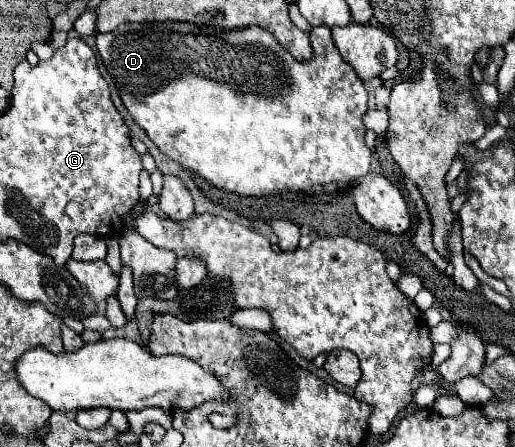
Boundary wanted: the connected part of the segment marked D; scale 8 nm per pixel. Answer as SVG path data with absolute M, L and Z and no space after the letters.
M166 21L166 23L122 23L110 33L96 35L96 49L104 61L106 71L114 79L118 93L128 109L128 113L134 117L134 121L146 131L146 135L152 139L152 143L168 155L172 161L180 163L184 169L200 175L208 183L212 183L218 189L226 189L230 193L246 195L246 197L264 197L272 195L276 191L296 191L304 195L318 195L318 193L334 193L346 185L350 185L354 179L368 175L370 169L370 151L364 143L366 129L362 125L362 115L366 113L366 101L368 93L356 77L354 69L340 57L332 33L328 27L314 27L310 31L310 43L314 49L314 59L308 63L296 61L290 53L286 53L276 39L260 27L246 27L246 29L236 29L236 31L226 31L222 33L220 29L214 27L200 27L192 23L178 23L178 21Z

